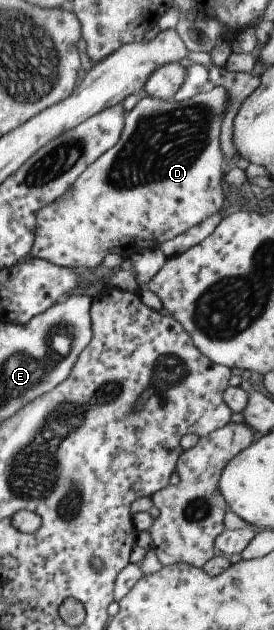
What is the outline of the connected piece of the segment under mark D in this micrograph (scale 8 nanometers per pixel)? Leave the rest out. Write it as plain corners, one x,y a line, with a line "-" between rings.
208,86
205,90
197,93
195,96
186,101
170,101
157,97
145,95
141,97
136,106
126,113
125,124
120,136
114,147
111,147
105,154
102,154
92,165
89,165
71,186
71,190
67,190
67,194
63,194
61,198
57,198
53,204
44,206
36,214
35,240
31,252
21,258
16,263
23,264
29,258
39,258
39,260
47,260
51,264
57,264
61,268
73,268
73,270
82,270
84,273
96,272
102,269
102,262
108,254
120,254
127,256
143,250
143,248
155,248
167,240
175,238
183,234
189,227
203,222
203,218
209,218
211,214
221,212
227,194
221,187
221,180
225,172
225,161
219,147
219,136
221,134
221,124
225,118
225,102
229,100
229,93
223,86

